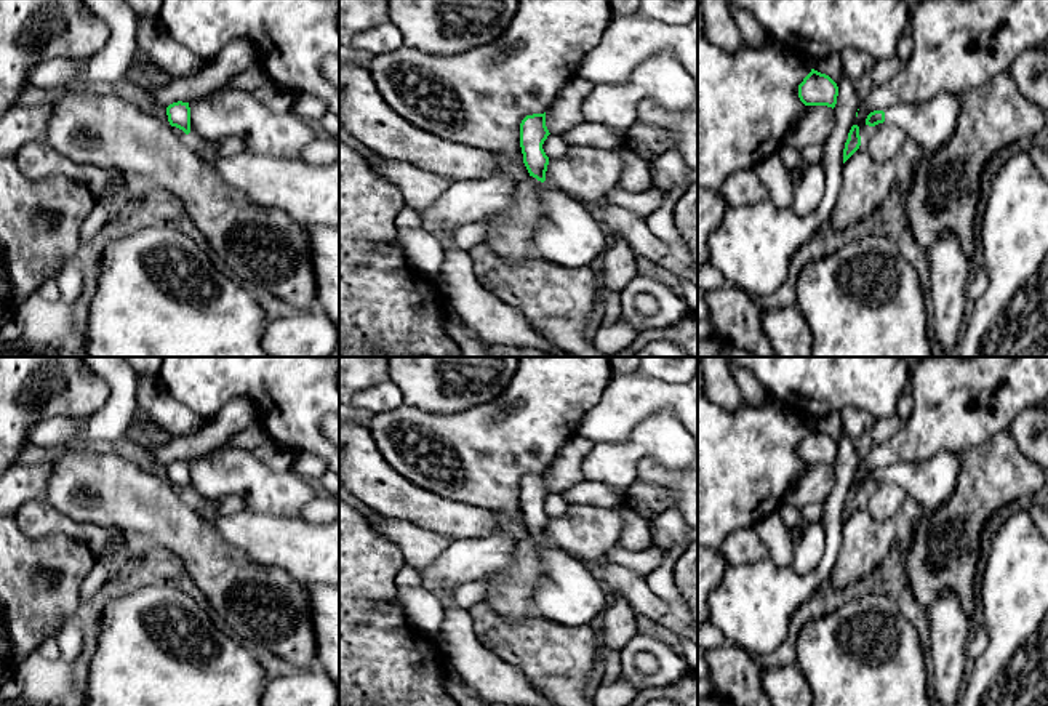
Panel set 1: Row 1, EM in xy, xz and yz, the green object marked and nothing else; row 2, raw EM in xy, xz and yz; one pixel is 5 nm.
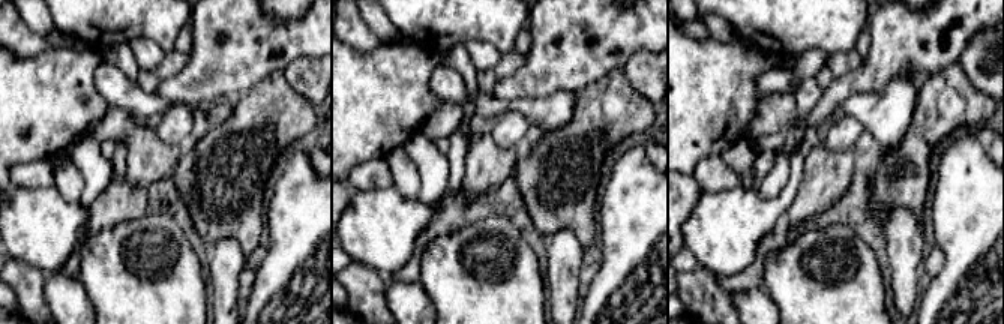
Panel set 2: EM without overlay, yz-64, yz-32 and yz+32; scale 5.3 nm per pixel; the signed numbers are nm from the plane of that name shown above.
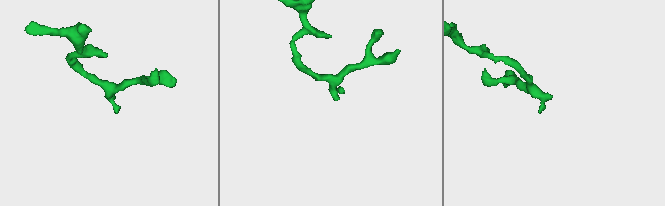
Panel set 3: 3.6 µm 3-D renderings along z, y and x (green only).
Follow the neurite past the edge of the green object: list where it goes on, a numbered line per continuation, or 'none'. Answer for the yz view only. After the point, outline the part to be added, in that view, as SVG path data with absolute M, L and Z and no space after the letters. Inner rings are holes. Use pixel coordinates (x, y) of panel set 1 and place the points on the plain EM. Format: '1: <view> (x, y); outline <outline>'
1: yz (932, 482); outline M938 451L923 463L896 463L885 467L885 482L898 483L907 496L914 498L922 511L941 507L957 487L962 456Z

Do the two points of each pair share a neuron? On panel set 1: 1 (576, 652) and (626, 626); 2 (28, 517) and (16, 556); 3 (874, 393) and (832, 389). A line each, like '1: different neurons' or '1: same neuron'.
1: different neurons
2: different neurons
3: same neuron

